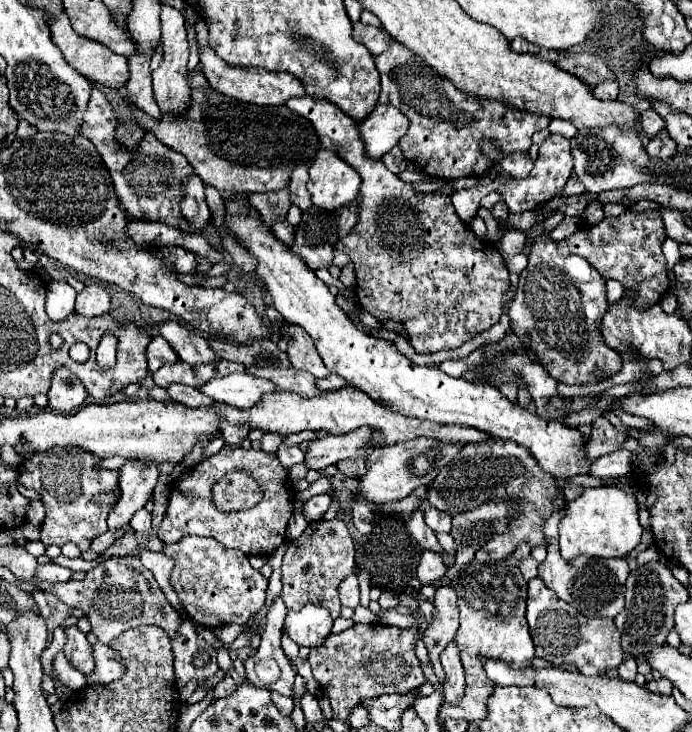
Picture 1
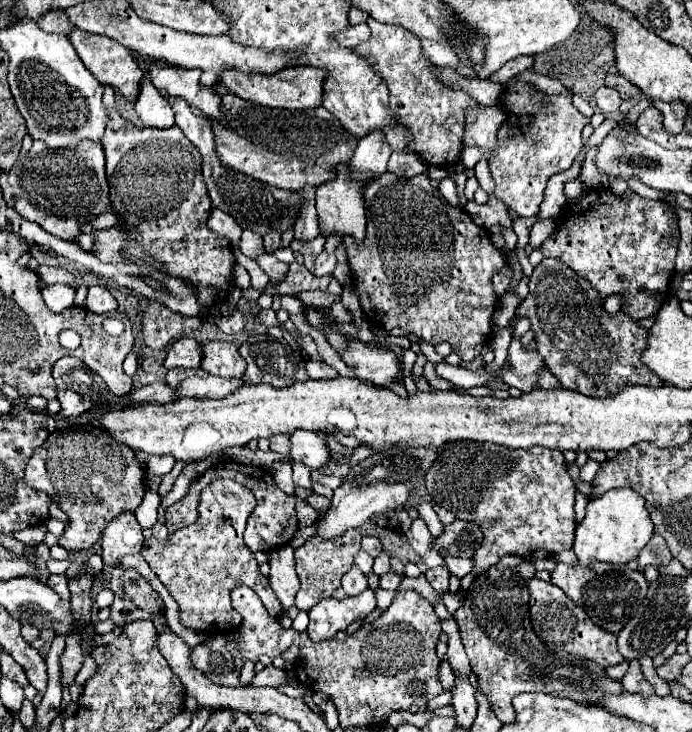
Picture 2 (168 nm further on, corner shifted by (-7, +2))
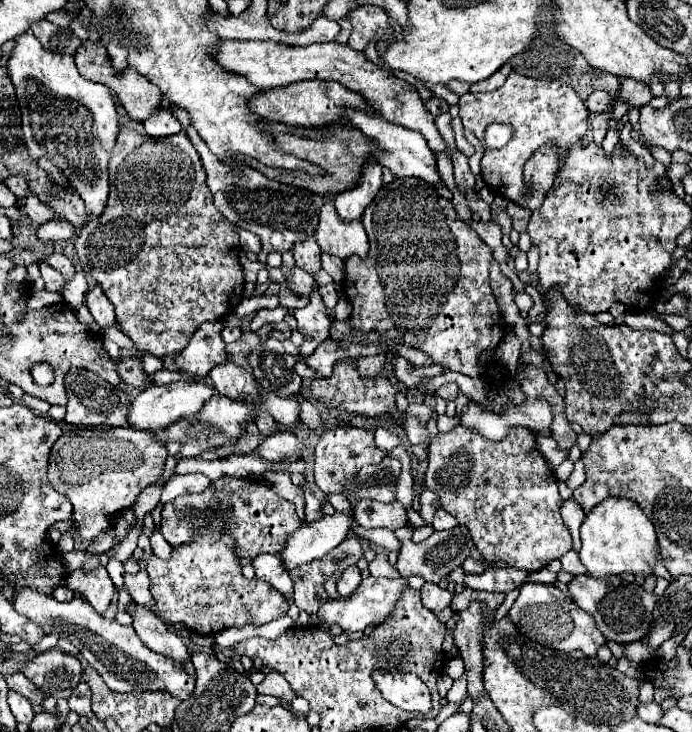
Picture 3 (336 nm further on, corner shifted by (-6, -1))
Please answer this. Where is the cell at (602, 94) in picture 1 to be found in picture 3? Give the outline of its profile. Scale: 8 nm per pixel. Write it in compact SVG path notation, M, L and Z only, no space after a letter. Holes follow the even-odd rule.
M593 91L587 97L587 109L591 113L605 113L611 109L611 97L605 91Z

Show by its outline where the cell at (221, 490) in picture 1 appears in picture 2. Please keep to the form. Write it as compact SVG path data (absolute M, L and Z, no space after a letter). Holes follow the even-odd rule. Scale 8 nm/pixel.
M220 478L202 492L198 508L200 516L194 524L170 534L166 540L144 540L142 558L178 602L184 626L210 636L238 628L242 618L230 606L230 592L236 586L252 588L272 618L282 614L282 606L274 596L268 578L260 574L254 554L242 540L246 520L254 510L254 504L254 494L246 486L230 478Z

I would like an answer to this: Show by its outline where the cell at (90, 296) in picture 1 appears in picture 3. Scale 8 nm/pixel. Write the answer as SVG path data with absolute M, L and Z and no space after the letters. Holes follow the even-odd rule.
M95 285L95 287L87 293L85 303L87 303L87 307L89 307L89 311L91 311L91 315L93 315L95 323L97 323L101 329L111 327L111 325L115 323L113 305L111 305L111 303L109 303L109 299L103 295L103 291L101 291L101 287L99 287L99 285Z

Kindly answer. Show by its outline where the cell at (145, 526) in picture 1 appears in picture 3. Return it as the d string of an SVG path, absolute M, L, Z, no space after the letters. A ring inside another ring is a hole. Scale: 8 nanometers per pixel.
M155 531L153 535L151 535L151 547L153 547L153 553L159 557L159 559L165 559L165 561L169 561L171 559L171 545L159 535L159 531Z

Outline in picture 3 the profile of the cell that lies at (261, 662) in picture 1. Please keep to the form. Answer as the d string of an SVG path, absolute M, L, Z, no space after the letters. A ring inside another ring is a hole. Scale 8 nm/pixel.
M257 555L253 557L251 565L257 579L271 583L285 597L293 595L293 583L289 579L289 573L283 569L283 561L279 555Z

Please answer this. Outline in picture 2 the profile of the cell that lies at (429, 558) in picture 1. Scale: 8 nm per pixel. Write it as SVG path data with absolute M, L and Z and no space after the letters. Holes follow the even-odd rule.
M438 566L438 568L430 568L424 572L426 580L430 582L430 586L436 590L436 592L442 592L446 594L448 592L448 578L450 578L450 572L446 566Z

